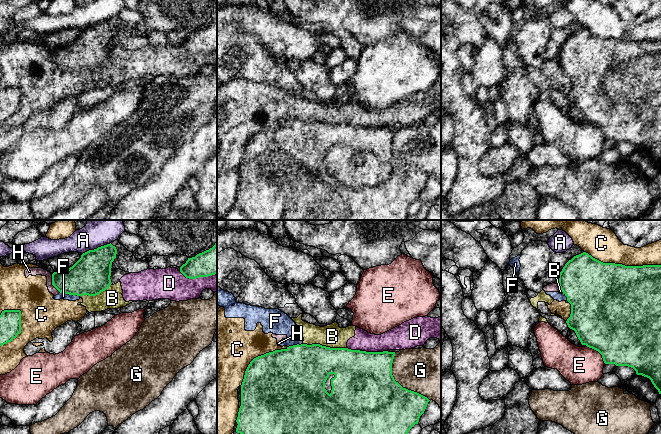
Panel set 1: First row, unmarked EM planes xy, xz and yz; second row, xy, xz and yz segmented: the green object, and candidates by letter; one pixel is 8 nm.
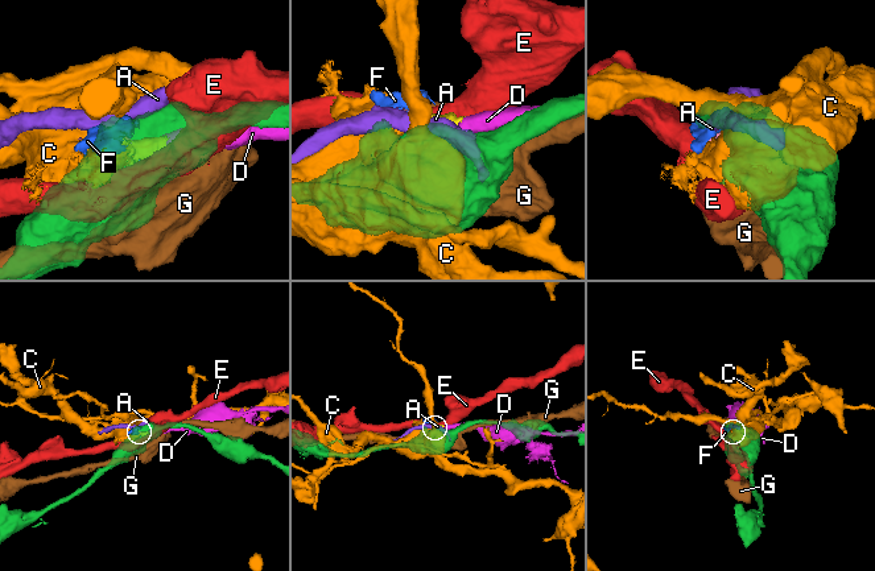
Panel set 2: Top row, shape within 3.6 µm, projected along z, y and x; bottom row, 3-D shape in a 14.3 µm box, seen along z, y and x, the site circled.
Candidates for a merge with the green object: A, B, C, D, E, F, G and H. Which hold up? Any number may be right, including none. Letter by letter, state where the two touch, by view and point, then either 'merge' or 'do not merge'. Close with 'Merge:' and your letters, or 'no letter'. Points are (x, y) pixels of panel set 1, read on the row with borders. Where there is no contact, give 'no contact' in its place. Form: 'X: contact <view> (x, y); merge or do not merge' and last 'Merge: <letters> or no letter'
A: contact xy (97, 248); do not merge
B: contact xz (325, 346); do not merge
C: contact yz (621, 264); do not merge
D: contact xy (198, 277); do not merge
E: contact yz (598, 351); do not merge
F: contact xy (70, 294); do not merge
G: contact xz (398, 383); do not merge
H: contact xy (52, 283); do not merge
Merge: no letter

